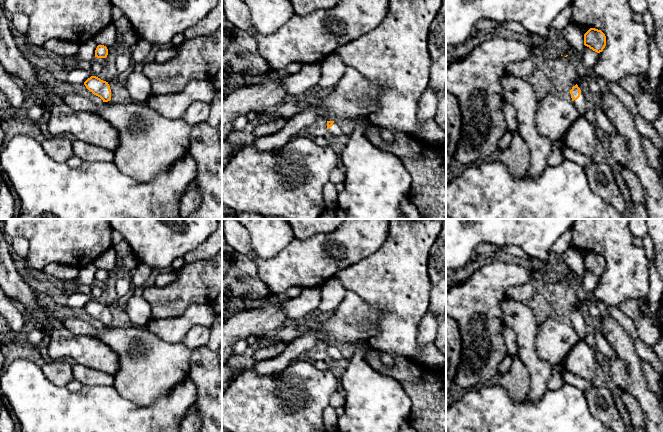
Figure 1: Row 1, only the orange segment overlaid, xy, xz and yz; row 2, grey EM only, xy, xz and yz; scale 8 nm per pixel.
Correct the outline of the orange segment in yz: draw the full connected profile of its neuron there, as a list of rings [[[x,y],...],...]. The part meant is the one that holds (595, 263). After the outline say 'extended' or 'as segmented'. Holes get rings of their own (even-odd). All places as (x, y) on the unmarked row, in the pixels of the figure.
[[[590,252],[584,258],[584,269],[600,277],[606,270],[606,260],[601,254]]] | as segmented

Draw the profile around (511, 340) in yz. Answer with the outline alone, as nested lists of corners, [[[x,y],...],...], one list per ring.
[[[503,325],[501,330],[502,336],[505,340],[507,354],[512,358],[517,355],[518,352],[518,337],[515,331],[507,325]]]

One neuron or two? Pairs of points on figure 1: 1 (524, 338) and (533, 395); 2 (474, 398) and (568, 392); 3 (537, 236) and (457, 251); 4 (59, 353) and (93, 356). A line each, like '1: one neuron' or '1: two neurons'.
1: one neuron
2: one neuron
3: one neuron
4: one neuron

